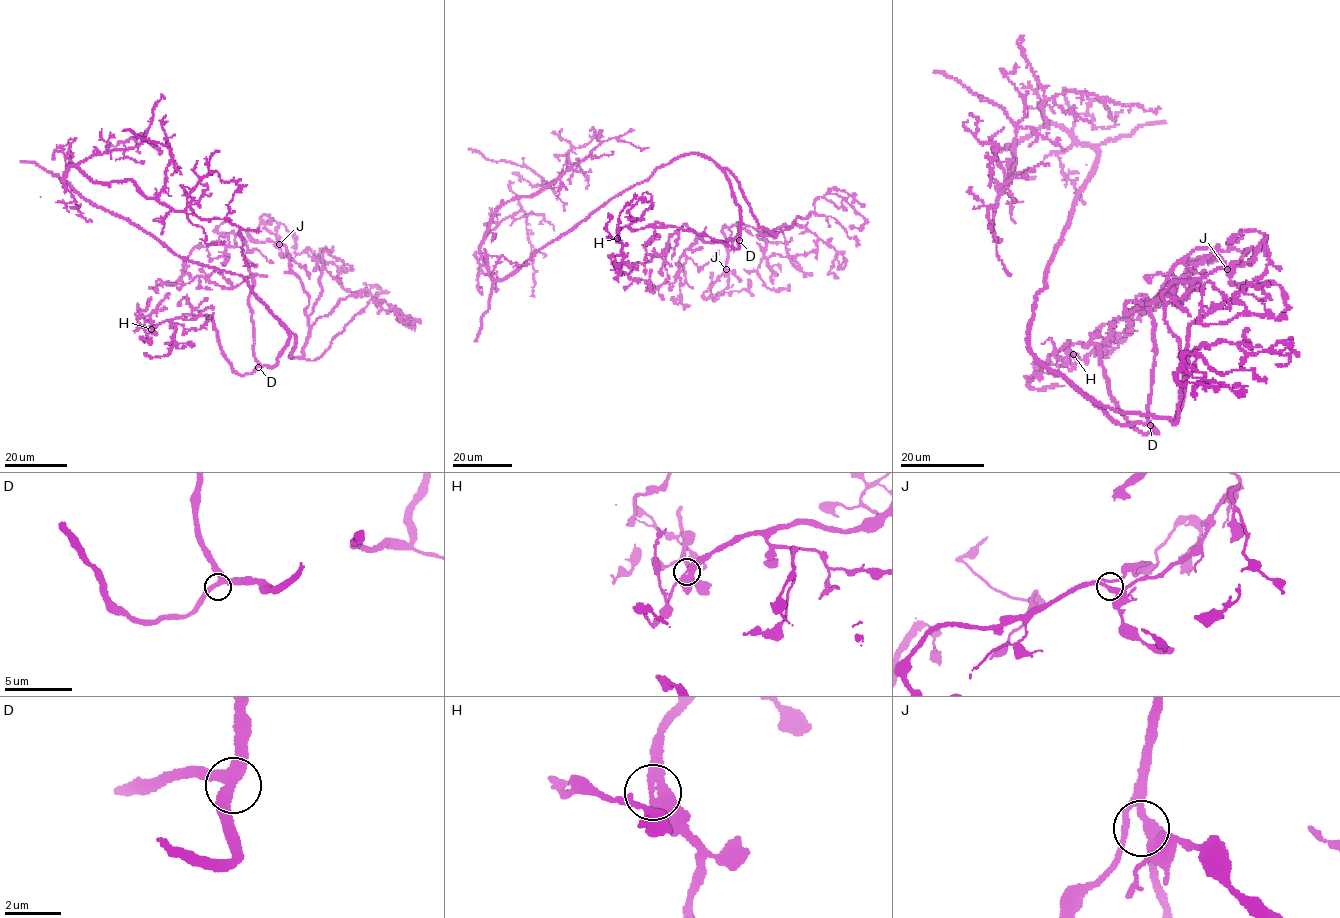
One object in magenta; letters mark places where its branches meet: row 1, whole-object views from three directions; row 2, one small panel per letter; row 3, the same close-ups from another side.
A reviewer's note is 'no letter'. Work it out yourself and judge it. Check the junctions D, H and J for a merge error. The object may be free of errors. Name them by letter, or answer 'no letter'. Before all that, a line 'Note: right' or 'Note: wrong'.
Note: right
no letter

